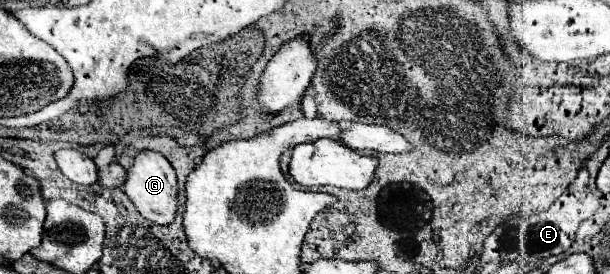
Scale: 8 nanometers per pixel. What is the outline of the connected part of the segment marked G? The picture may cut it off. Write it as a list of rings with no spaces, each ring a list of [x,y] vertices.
[[[154,151],[138,153],[134,163],[128,169],[128,177],[126,177],[126,183],[122,185],[122,191],[140,211],[140,215],[150,219],[152,223],[170,225],[174,221],[176,207],[178,207],[178,179],[176,179],[174,167],[160,153],[154,153]]]

